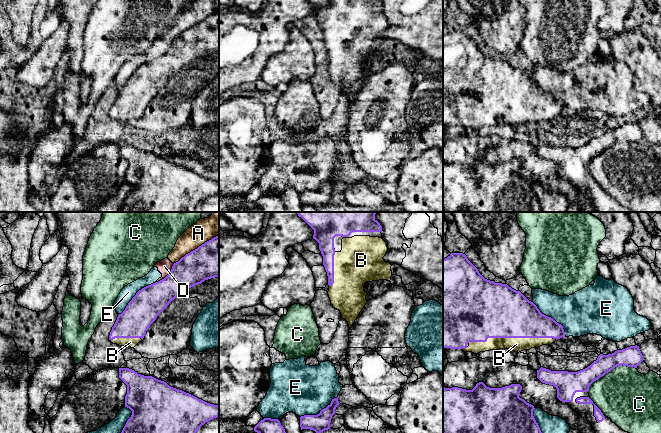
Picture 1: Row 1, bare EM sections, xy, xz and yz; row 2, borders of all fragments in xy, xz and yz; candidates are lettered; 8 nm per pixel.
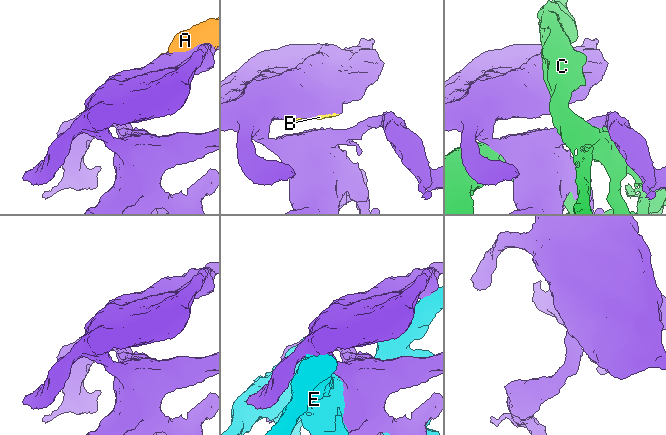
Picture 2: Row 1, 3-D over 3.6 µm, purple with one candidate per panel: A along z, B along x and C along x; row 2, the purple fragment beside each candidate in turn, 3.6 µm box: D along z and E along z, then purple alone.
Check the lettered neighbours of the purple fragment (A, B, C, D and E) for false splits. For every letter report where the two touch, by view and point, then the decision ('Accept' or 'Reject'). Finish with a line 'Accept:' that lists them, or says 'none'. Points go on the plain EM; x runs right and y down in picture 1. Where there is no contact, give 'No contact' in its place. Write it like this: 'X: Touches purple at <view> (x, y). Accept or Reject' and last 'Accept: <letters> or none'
A: Touches purple at xy (197, 24). Reject
B: Touches purple at yz (511, 113). Accept
C: Touches purple at yz (609, 147). Reject
D: Touches purple at xy (168, 50). Reject
E: Touches purple at xy (136, 70). Reject
Accept: B

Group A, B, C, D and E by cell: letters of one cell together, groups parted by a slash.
A D E / B / C

